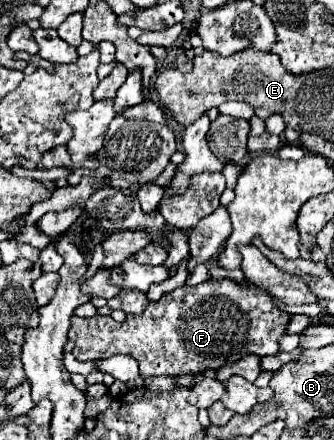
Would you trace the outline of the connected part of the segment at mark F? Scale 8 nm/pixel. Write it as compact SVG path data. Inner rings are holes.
M204 281L196 287L178 287L172 293L162 295L158 301L150 301L144 313L130 315L124 323L114 321L112 317L94 315L94 317L72 317L72 327L68 339L74 341L72 355L78 361L88 359L106 359L113 355L130 355L140 363L142 379L152 375L184 375L198 373L206 369L220 369L222 365L234 363L246 355L276 355L280 351L280 339L286 335L290 323L290 313L276 307L274 297L260 287L242 287L236 281Z

